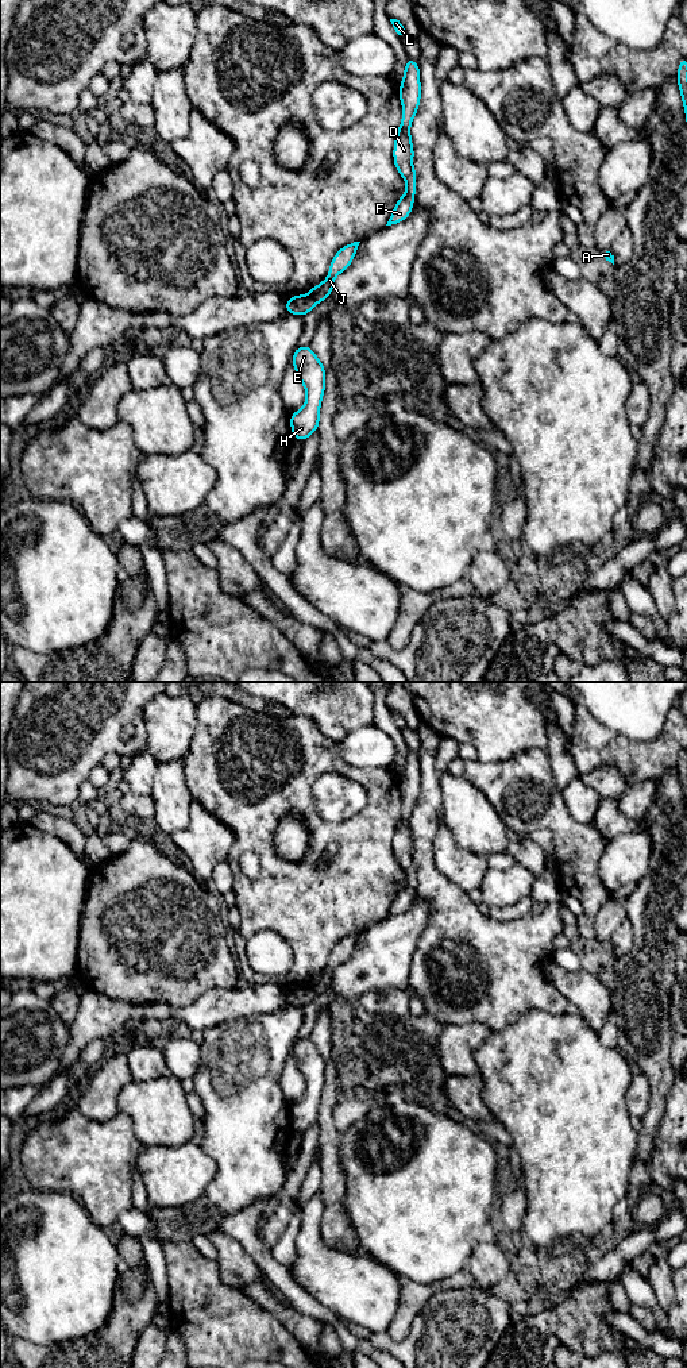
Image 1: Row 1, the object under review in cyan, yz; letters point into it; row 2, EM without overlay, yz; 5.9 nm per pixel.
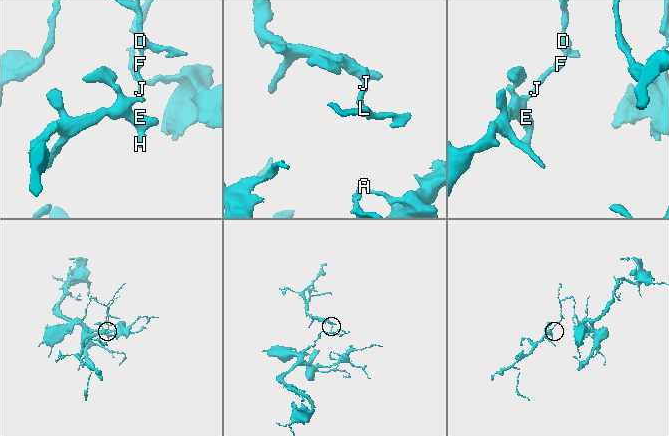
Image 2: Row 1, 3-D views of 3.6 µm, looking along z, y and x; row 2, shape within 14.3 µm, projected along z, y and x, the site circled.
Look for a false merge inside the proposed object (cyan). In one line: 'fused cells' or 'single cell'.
fused cells

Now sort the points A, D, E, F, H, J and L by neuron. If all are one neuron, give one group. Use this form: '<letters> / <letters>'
A D F J L / E H

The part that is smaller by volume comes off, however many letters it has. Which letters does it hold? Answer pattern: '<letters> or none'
E, H

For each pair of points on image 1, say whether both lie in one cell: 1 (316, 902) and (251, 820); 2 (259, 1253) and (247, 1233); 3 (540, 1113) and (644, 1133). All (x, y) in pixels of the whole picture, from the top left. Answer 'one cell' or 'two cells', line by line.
1: one cell
2: one cell
3: two cells

